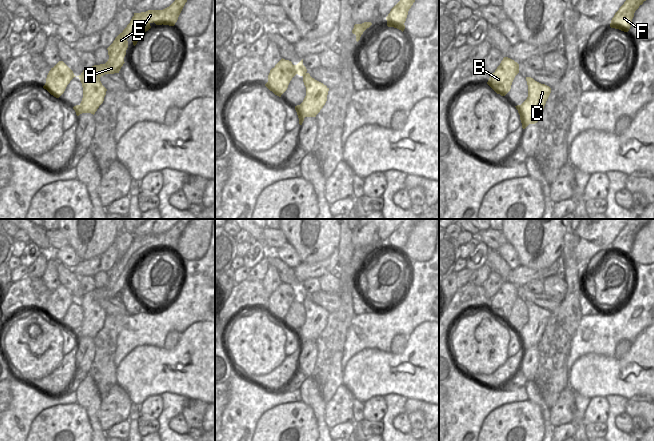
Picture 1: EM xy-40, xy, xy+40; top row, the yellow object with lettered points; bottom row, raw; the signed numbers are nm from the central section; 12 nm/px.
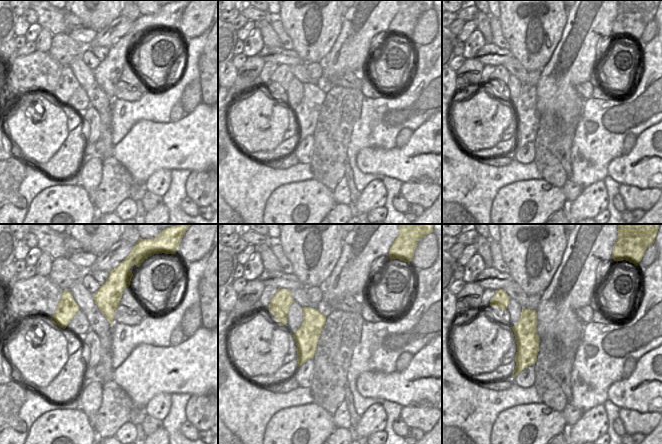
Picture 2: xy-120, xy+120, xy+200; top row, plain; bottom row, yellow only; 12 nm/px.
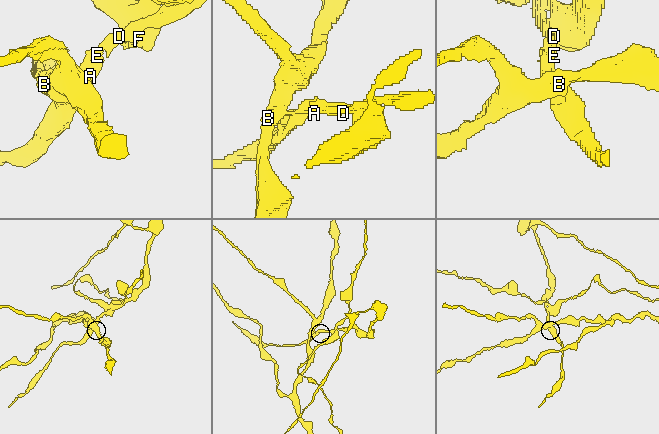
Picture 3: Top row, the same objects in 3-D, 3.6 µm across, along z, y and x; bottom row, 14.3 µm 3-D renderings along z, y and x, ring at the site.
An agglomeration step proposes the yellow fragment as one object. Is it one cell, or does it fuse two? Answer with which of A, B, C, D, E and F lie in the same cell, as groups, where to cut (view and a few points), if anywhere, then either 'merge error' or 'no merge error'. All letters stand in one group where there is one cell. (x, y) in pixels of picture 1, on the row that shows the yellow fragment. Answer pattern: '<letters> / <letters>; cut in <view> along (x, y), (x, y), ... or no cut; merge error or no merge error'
A C D E F / B; cut in xy along (307, 73), (303, 76); merge error

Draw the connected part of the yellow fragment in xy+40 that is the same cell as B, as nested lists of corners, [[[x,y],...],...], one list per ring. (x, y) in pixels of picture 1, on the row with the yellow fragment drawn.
[[[504,57],[494,73],[490,75],[487,84],[501,96],[505,96],[511,89],[515,76],[519,73],[519,64]]]

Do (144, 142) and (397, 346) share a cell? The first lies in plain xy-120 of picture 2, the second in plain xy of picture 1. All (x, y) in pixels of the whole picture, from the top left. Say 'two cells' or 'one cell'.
two cells

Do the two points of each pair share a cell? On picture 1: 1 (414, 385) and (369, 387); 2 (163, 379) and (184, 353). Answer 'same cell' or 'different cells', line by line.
1: same cell
2: same cell

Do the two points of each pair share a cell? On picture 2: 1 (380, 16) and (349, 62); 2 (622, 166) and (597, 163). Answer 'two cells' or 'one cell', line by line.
1: one cell
2: two cells

